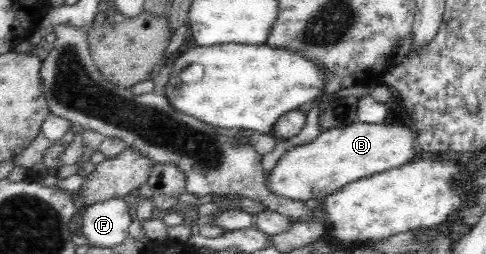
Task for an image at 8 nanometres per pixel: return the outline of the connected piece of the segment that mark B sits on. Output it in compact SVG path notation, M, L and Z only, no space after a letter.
M357 120L349 126L322 131L310 142L290 148L267 174L263 174L263 183L274 196L295 202L325 199L350 182L405 164L415 154L415 148L411 146L413 134L401 124L362 123Z

